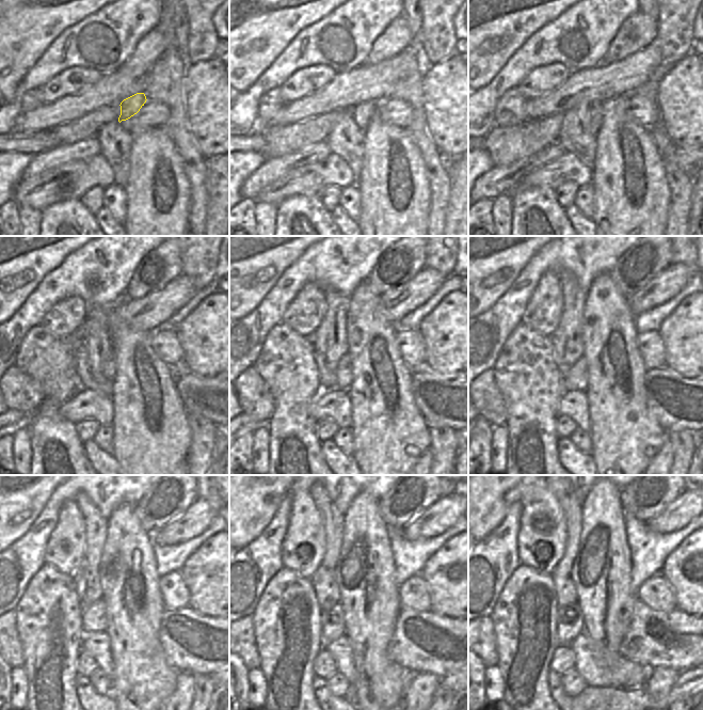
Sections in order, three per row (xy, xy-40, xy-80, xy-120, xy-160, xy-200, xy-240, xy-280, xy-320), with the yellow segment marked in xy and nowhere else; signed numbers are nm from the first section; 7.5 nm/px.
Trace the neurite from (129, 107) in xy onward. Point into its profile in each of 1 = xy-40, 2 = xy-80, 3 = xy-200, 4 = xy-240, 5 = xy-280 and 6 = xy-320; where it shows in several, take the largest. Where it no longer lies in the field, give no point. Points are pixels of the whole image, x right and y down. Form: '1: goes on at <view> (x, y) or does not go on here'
1: goes on at xy-40 (362, 113)
2: goes on at xy-80 (595, 110)
3: goes on at xy-200 (576, 378)
4: goes on at xy-240 (94, 617)
5: goes on at xy-280 (332, 620)
6: goes on at xy-320 (569, 619)

